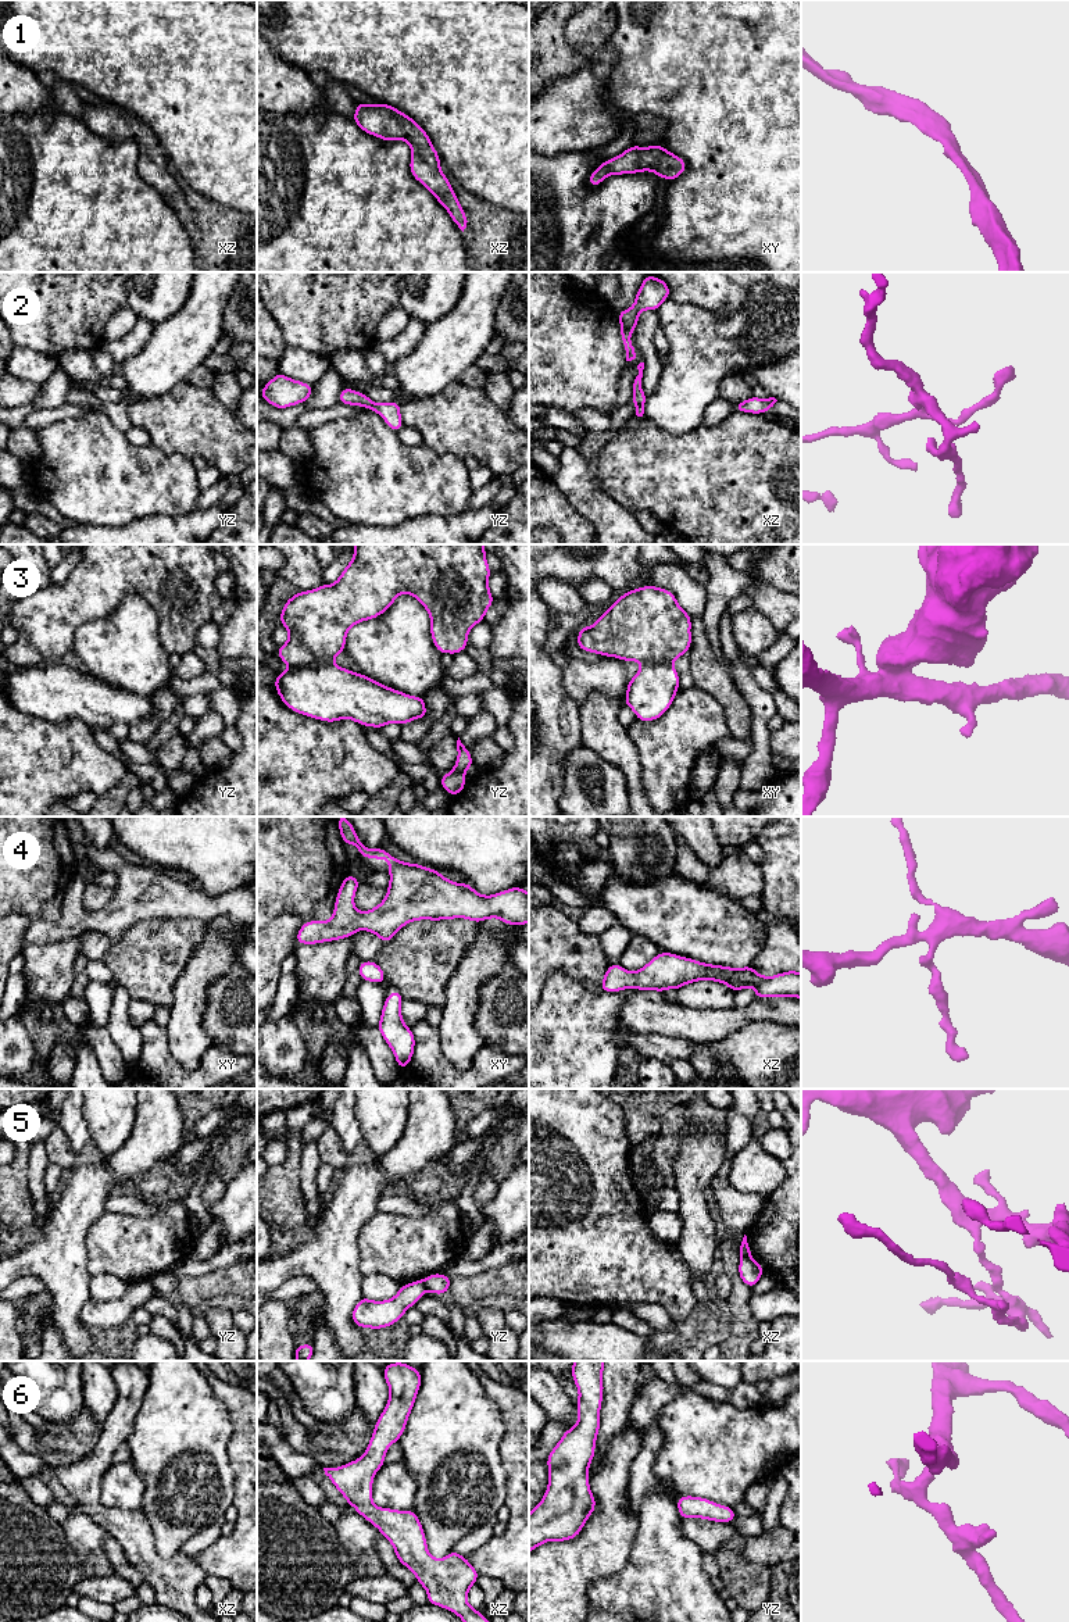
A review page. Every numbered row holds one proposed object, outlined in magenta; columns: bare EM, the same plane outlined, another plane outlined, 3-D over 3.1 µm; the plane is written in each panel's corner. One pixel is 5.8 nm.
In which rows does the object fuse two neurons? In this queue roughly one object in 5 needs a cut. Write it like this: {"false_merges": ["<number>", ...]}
{"false_merges": ["3", "5"]}

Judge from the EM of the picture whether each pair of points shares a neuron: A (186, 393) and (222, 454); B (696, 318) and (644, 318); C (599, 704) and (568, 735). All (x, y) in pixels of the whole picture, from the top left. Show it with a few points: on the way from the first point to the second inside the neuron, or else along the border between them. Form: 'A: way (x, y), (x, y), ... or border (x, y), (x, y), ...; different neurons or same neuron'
A: way (188, 408), (218, 439); same neuron
B: border (655, 311), (660, 325); different neurons
C: border (578, 706), (582, 743); different neurons

